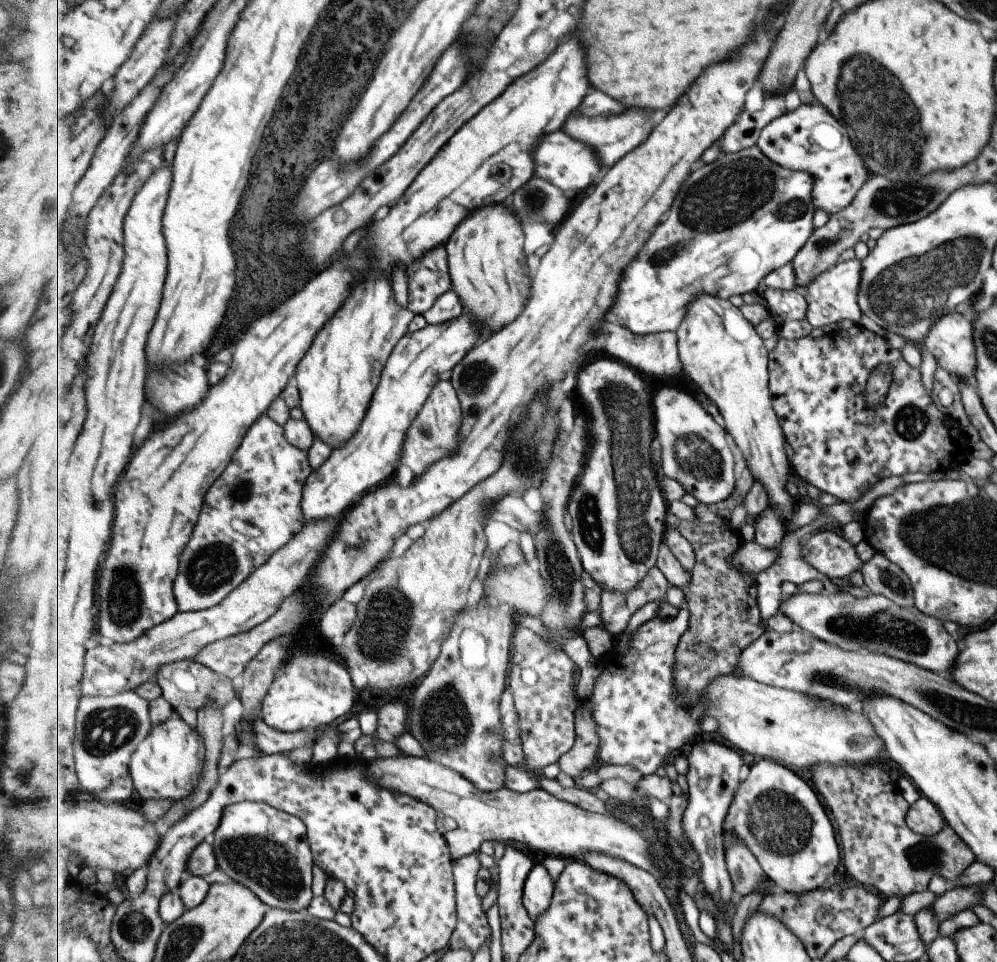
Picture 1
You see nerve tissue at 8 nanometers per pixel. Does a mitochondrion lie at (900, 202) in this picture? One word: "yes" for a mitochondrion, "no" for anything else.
yes

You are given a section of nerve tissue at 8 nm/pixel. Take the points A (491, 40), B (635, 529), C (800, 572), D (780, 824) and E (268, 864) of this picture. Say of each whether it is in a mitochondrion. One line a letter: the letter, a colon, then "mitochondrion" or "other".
A: other
B: mitochondrion
C: other
D: mitochondrion
E: mitochondrion

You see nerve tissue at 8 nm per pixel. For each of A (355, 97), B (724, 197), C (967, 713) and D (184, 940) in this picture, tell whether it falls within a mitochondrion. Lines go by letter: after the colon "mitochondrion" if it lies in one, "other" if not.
A: other
B: mitochondrion
C: mitochondrion
D: mitochondrion

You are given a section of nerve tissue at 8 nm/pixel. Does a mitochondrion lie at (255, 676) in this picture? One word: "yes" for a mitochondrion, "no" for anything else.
yes

